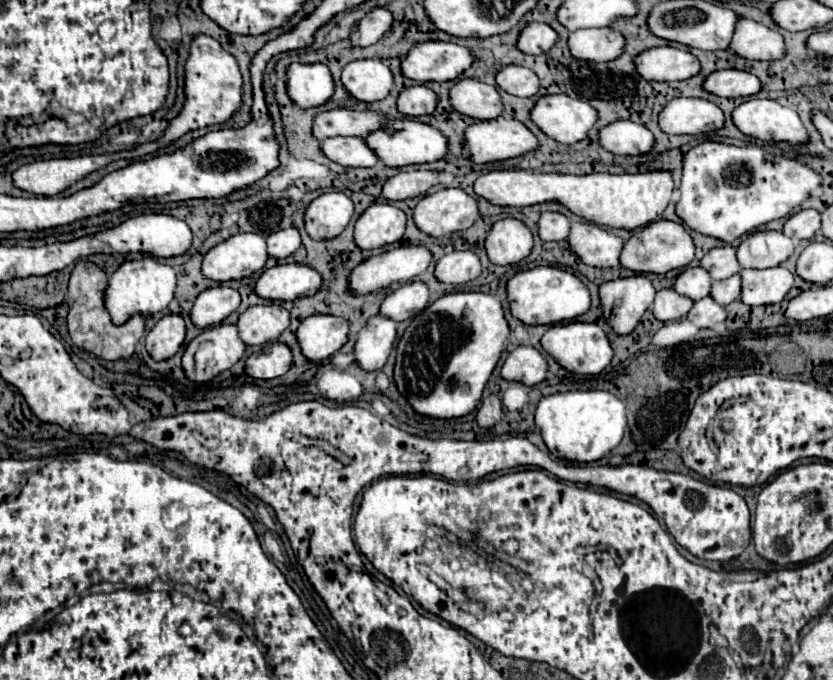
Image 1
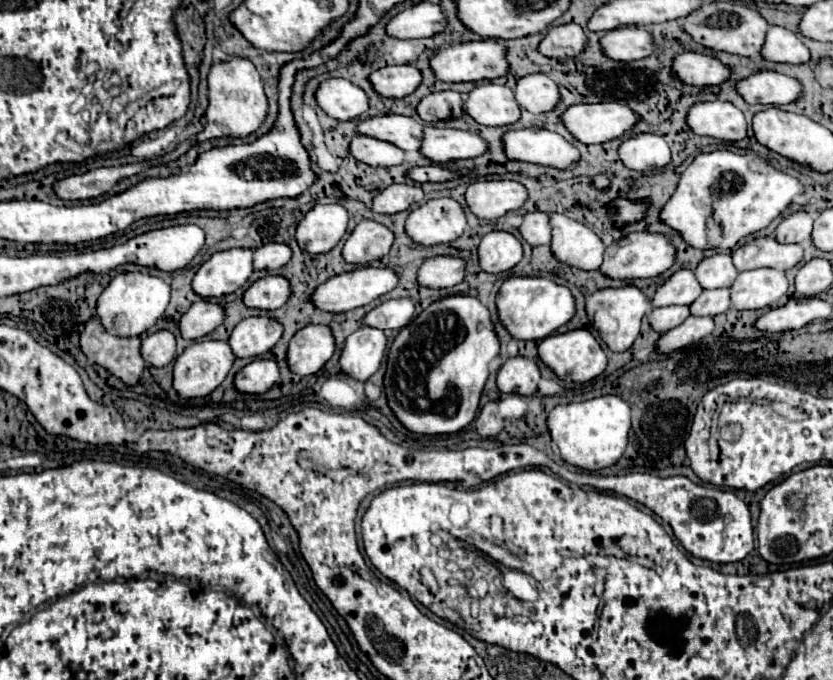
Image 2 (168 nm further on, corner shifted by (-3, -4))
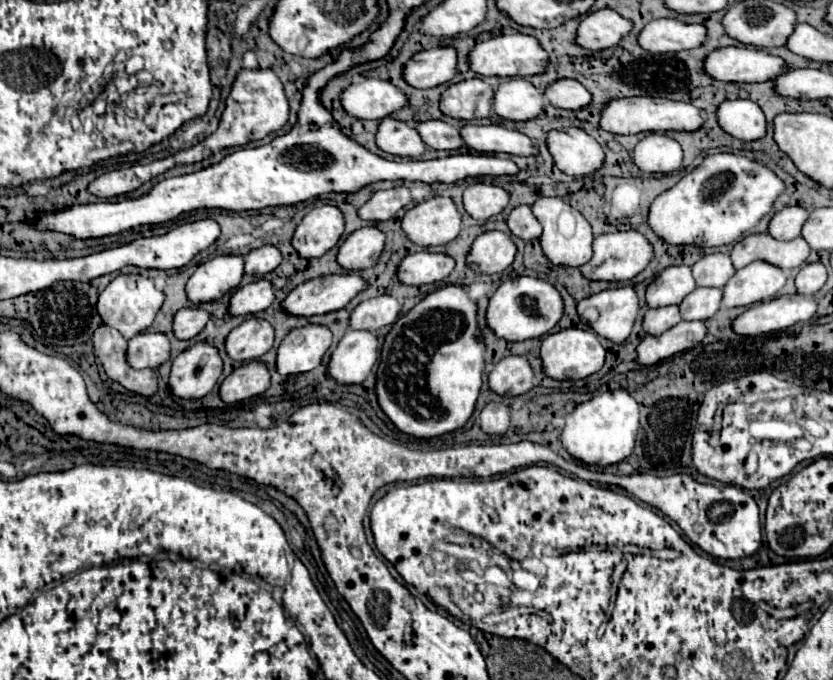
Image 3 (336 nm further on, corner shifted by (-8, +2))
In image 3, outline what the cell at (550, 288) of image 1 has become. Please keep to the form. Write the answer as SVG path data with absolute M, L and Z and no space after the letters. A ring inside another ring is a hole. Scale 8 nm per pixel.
M520 276L502 282L500 288L492 294L486 308L486 324L498 338L506 342L522 342L548 334L562 318L562 308L564 304L560 292L552 284L538 278Z

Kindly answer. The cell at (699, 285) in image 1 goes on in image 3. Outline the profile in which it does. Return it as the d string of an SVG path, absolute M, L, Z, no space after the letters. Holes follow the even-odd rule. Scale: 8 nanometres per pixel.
M670 266L662 274L658 274L652 284L648 284L646 304L650 308L680 304L694 288L696 282L688 266Z

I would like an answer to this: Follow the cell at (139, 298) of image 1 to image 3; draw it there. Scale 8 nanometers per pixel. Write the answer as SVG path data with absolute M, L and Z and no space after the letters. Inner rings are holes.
M118 274L102 292L98 298L98 314L104 324L116 328L126 340L146 330L152 322L156 312L160 310L164 302L164 294L156 290L150 278L144 278L140 274Z

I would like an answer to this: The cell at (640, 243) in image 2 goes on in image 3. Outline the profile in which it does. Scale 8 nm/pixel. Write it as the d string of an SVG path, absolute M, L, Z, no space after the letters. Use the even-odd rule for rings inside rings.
M614 232L614 234L600 234L592 242L592 258L580 266L580 272L588 280L606 280L606 282L626 282L640 274L648 262L652 260L652 246L648 246L646 238L636 232Z

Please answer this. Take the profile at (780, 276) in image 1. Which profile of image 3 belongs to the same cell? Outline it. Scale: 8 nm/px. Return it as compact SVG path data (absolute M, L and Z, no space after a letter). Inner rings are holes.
M752 262L738 270L722 288L722 306L752 306L754 302L766 302L784 286L786 276L780 268L768 262Z

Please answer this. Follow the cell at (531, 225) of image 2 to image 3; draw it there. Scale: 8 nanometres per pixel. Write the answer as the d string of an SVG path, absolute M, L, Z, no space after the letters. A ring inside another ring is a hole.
M516 206L508 214L506 224L516 238L522 238L522 240L540 238L540 222L536 222L530 206Z

